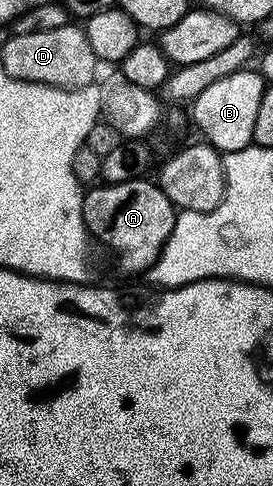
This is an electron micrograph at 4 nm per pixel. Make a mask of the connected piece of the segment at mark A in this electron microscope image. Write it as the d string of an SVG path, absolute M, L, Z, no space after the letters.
M149 178L114 184L98 183L84 193L81 209L90 237L113 251L123 271L141 273L152 268L167 238L171 238L178 213L171 198L163 194L160 183L153 181L152 184Z

